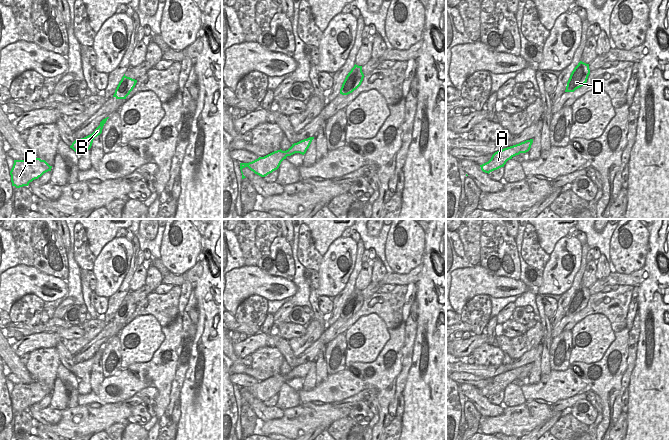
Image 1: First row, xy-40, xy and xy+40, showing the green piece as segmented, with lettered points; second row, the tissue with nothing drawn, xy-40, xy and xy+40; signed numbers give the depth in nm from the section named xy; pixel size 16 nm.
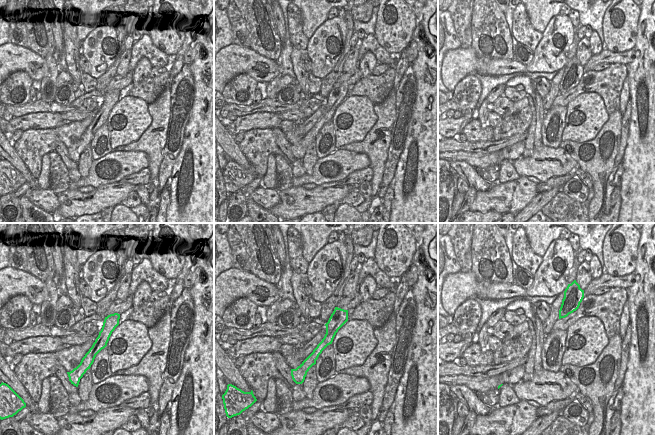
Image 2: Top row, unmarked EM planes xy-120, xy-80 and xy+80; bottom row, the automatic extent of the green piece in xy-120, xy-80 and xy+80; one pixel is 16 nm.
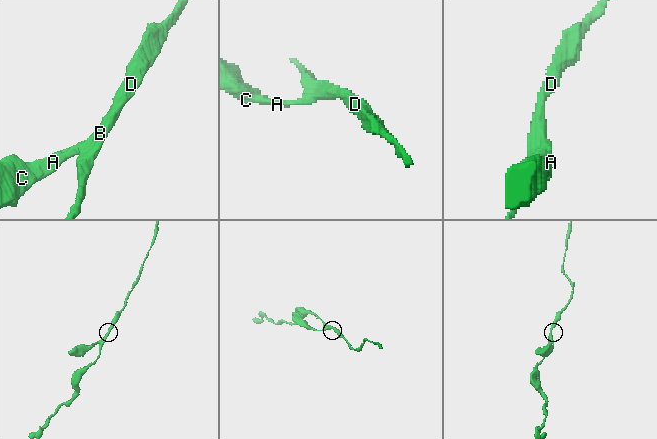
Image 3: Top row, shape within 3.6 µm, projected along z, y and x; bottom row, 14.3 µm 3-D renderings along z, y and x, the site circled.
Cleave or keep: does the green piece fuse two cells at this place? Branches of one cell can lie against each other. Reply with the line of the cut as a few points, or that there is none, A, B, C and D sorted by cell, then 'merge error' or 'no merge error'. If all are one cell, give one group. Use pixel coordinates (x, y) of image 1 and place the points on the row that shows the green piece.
no cut; A B C D; no merge error

